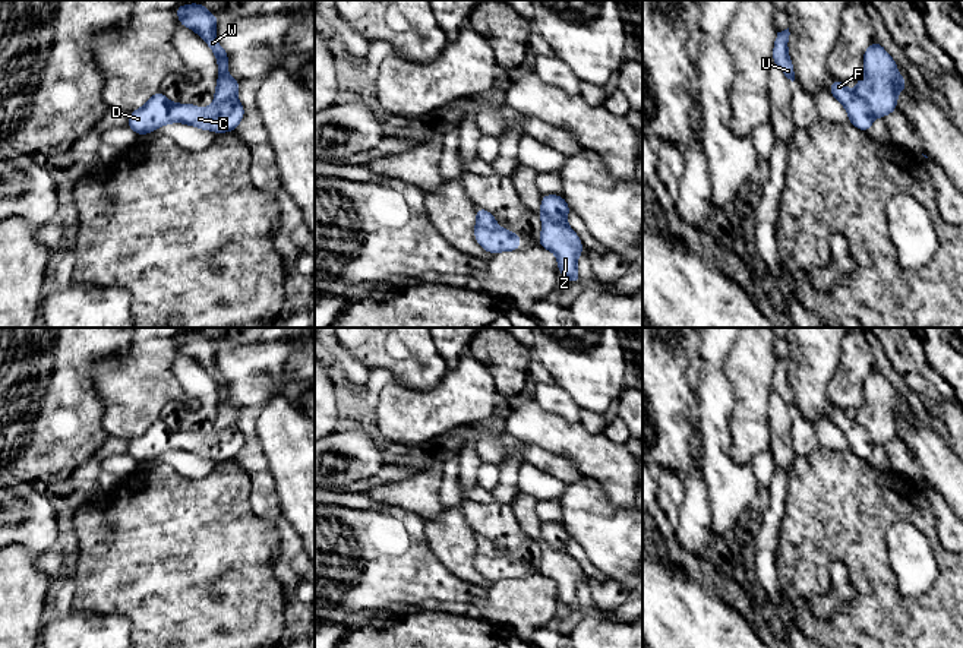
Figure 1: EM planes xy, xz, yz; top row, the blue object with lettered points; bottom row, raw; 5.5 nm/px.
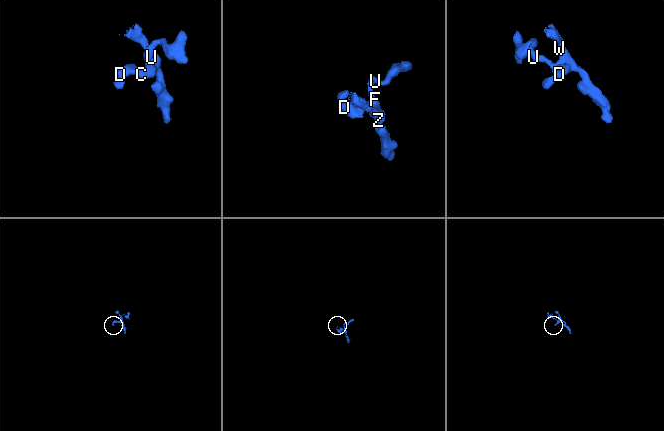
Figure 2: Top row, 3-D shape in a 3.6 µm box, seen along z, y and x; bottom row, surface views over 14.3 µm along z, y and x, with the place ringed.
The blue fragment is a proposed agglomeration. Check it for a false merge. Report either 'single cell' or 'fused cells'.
fused cells

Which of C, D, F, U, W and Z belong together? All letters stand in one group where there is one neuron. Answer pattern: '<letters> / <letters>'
C D F U / W Z

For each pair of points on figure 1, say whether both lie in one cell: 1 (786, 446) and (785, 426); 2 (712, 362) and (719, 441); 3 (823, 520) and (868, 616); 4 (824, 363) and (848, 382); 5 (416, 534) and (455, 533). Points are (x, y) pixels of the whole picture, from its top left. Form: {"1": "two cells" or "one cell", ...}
{"1": "one cell", "2": "one cell", "3": "one cell", "4": "two cells", "5": "two cells"}

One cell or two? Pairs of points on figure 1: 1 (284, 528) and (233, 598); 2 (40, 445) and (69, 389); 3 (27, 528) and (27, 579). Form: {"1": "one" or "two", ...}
{"1": "two", "2": "one", "3": "two"}

